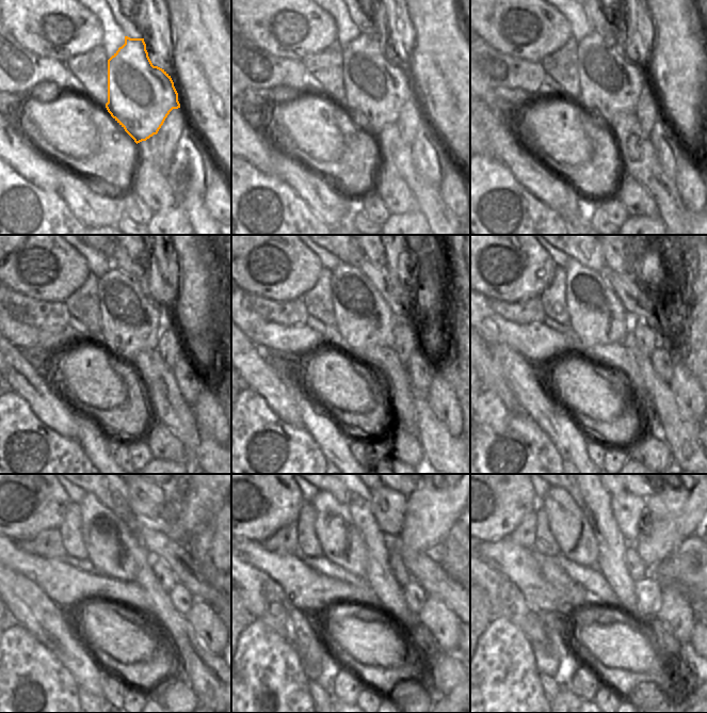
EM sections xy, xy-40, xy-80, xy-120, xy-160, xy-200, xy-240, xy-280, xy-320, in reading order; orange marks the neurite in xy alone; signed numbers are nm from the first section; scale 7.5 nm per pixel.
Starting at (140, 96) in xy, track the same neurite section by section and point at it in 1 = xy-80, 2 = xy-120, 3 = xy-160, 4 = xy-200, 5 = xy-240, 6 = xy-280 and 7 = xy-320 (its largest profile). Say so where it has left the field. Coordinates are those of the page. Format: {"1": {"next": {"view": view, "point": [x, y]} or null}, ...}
{"1": {"next": {"view": "xy-80", "point": [610, 83]}}, "2": {"next": {"view": "xy-120", "point": [130, 319]}}, "3": {"next": {"view": "xy-160", "point": [364, 319]}}, "4": {"next": {"view": "xy-200", "point": [596, 315]}}, "5": {"next": {"view": "xy-240", "point": [113, 547]}}, "6": {"next": {"view": "xy-280", "point": [342, 543]}}, "7": {"next": {"view": "xy-320", "point": [567, 524]}}}

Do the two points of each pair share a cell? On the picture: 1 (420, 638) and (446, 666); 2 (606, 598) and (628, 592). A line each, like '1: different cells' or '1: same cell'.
1: same cell
2: different cells

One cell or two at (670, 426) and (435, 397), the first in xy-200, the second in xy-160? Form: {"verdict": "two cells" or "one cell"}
{"verdict": "two cells"}

